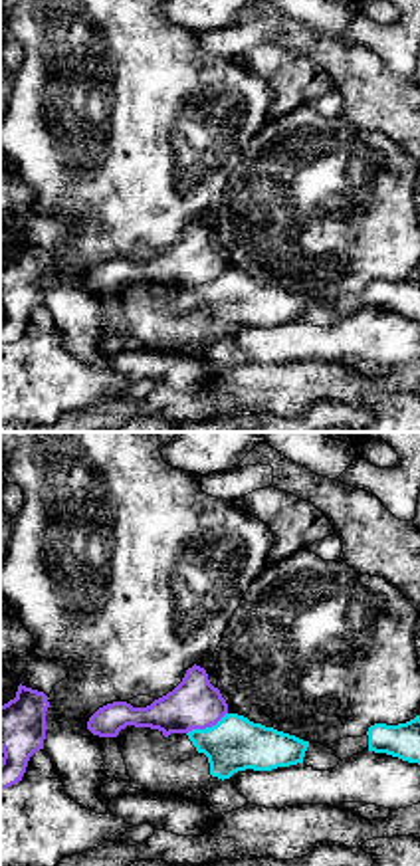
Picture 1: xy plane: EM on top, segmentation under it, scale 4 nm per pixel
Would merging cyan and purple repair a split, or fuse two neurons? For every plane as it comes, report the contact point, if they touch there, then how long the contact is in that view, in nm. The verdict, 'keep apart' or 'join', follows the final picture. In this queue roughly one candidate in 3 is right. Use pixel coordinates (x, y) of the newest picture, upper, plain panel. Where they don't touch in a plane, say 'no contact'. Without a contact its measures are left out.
contact (207, 284); length 190 nm

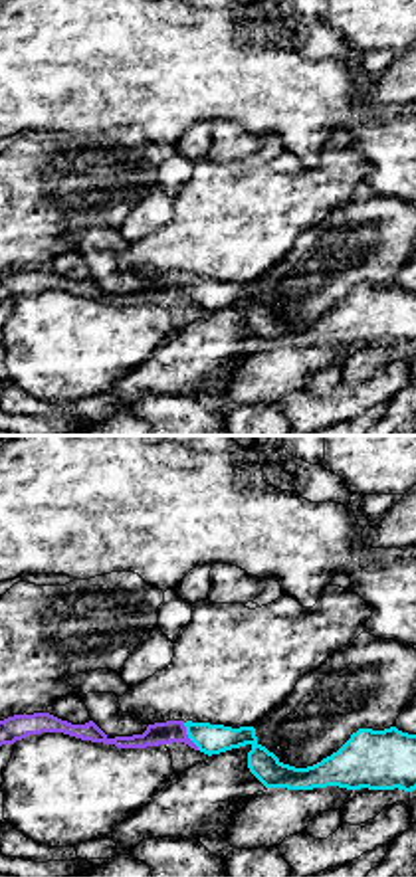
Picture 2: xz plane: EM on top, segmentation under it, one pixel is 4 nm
contact (189, 293); length 130 nm

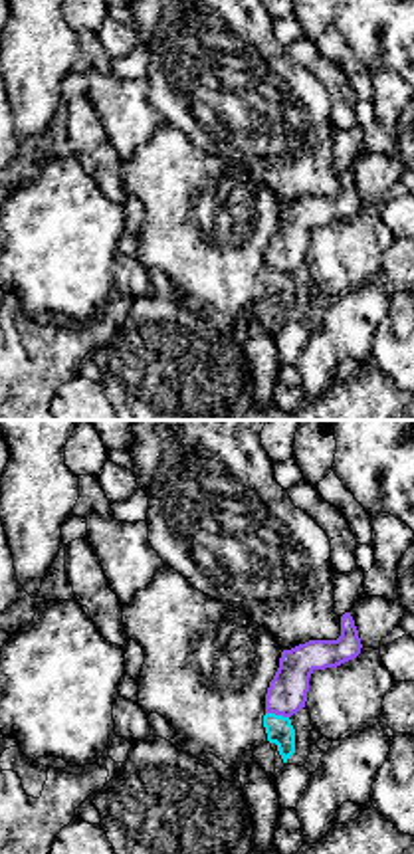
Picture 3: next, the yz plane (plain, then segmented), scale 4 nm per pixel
contact (278, 272); length 100 nm

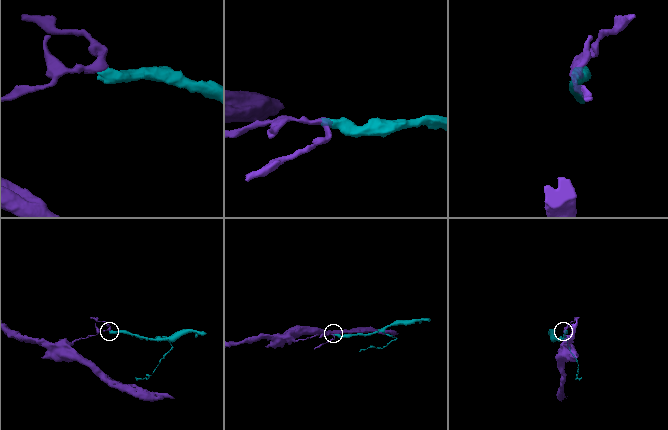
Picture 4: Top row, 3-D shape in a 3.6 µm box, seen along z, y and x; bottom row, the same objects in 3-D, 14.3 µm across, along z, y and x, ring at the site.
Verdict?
keep apart

